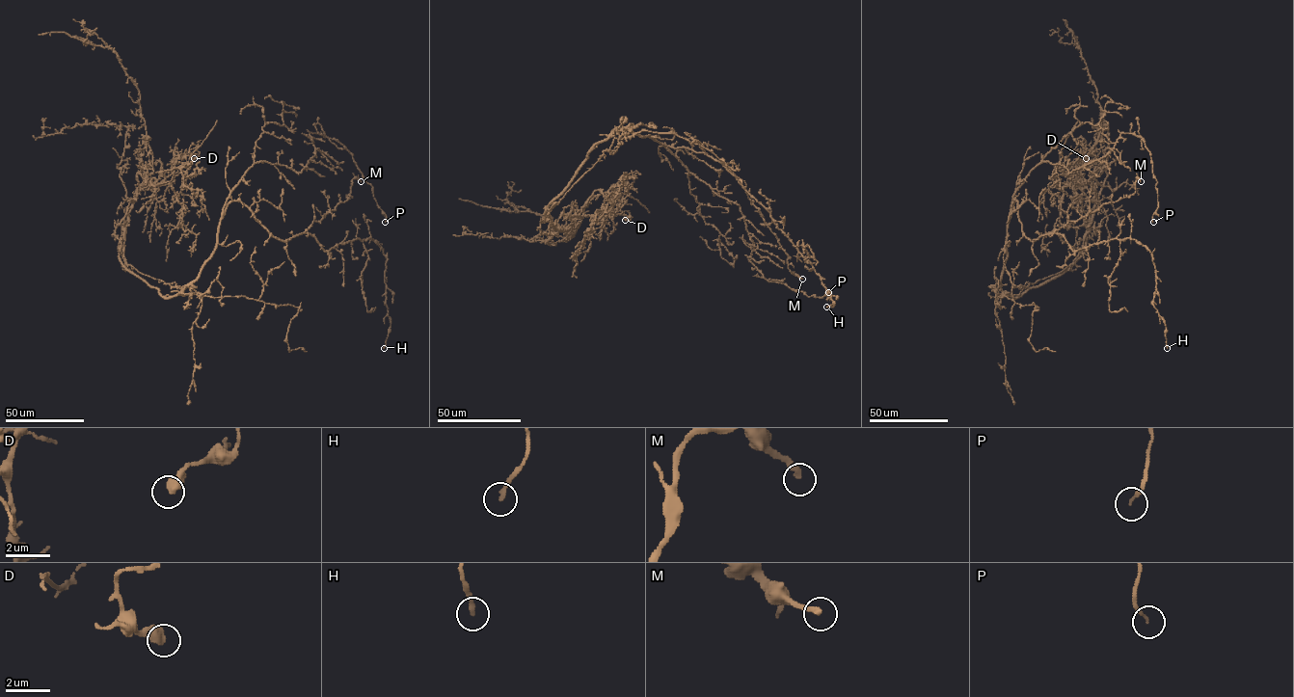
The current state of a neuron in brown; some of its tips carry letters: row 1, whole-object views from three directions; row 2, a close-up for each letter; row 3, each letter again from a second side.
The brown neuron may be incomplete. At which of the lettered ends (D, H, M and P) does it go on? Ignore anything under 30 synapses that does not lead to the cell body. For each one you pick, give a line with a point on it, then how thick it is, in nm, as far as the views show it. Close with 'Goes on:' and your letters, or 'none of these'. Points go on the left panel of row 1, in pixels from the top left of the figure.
Goes on: none of these

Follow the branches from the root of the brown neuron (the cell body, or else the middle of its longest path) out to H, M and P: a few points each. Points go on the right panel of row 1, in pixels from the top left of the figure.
H: (1001, 285), (1015, 201), (1032, 241), (1059, 233), (1077, 251), (1133, 239), (1152, 256), (1152, 305), (1167, 348)
M: (1001, 285), (1007, 227), (1015, 201), (1022, 230), (1035, 241), (1104, 203), (1132, 195), (1138, 177), (1141, 181)
P: (1001, 285), (1013, 194), (1041, 162), (1070, 173), (1108, 154), (1121, 133), (1141, 137), (1157, 181), (1153, 222)

